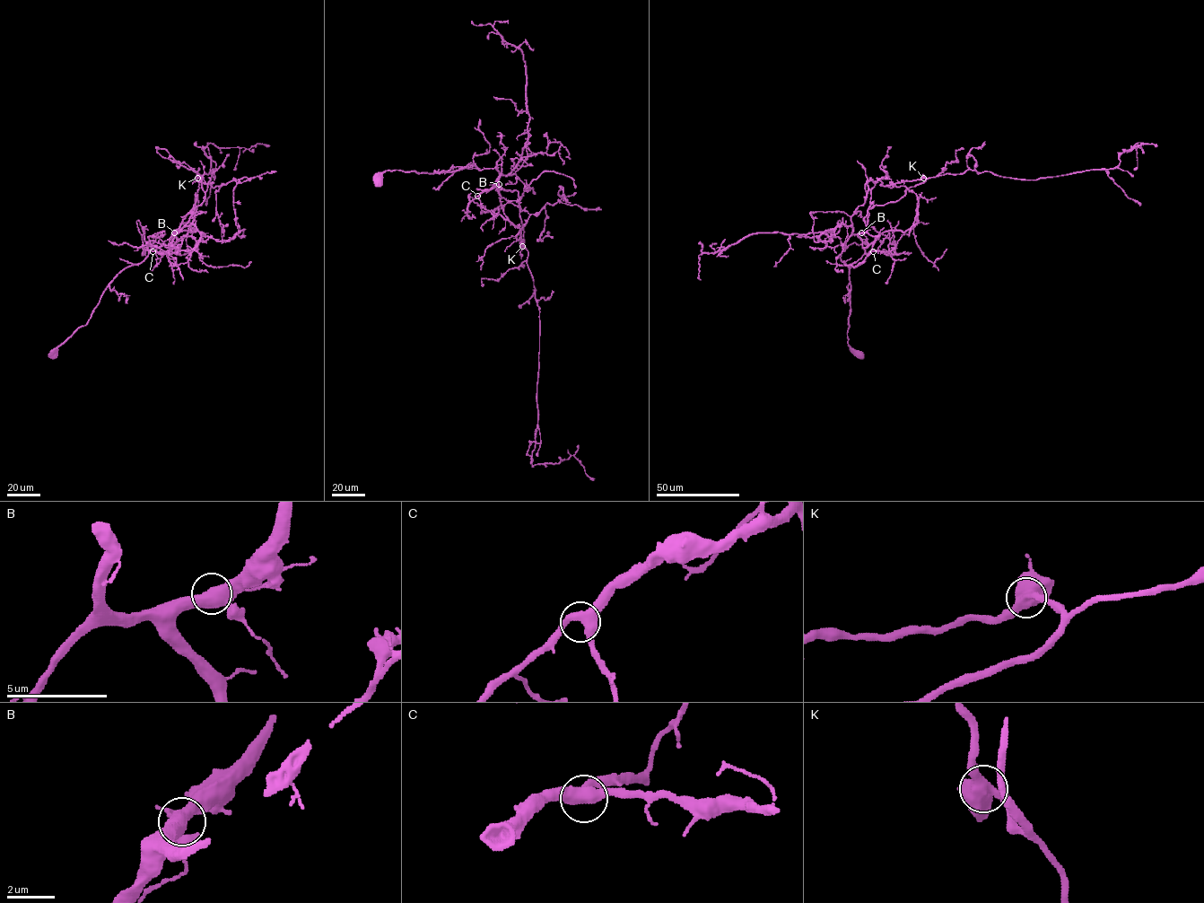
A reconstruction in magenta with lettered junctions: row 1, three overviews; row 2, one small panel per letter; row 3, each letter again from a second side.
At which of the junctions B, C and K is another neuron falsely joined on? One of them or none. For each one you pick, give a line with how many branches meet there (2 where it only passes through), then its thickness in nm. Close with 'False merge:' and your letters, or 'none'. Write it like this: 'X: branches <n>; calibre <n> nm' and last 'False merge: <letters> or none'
False merge: none

